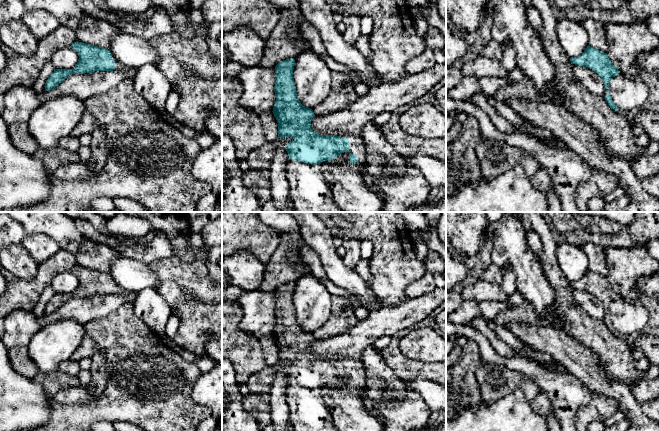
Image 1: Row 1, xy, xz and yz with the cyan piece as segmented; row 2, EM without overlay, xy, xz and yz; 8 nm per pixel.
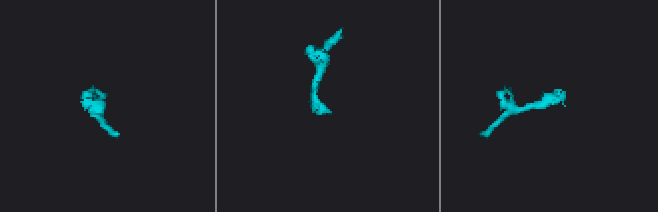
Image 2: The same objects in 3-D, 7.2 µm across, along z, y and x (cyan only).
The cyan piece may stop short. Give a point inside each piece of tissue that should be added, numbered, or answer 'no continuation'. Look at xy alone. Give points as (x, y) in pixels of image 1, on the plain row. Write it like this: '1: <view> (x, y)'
1: xy (118, 290)

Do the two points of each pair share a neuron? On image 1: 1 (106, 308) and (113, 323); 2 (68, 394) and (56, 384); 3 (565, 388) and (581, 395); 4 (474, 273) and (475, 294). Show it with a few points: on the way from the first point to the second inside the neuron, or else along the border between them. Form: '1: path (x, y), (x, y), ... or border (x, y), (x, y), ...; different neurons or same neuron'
1: border (129, 301), (105, 316), (87, 323); different neurons
2: border (81, 384), (61, 389), (52, 398); different neurons
3: path (569, 392), (577, 394); same neuron
4: border (480, 278), (462, 289), (462, 300); different neurons

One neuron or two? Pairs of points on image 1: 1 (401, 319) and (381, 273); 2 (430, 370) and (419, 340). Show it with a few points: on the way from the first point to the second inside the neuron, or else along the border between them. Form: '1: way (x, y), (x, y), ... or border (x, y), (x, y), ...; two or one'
1: border (407, 300), (394, 306), (385, 307); two
2: border (405, 355), (414, 359), (435, 362); two

